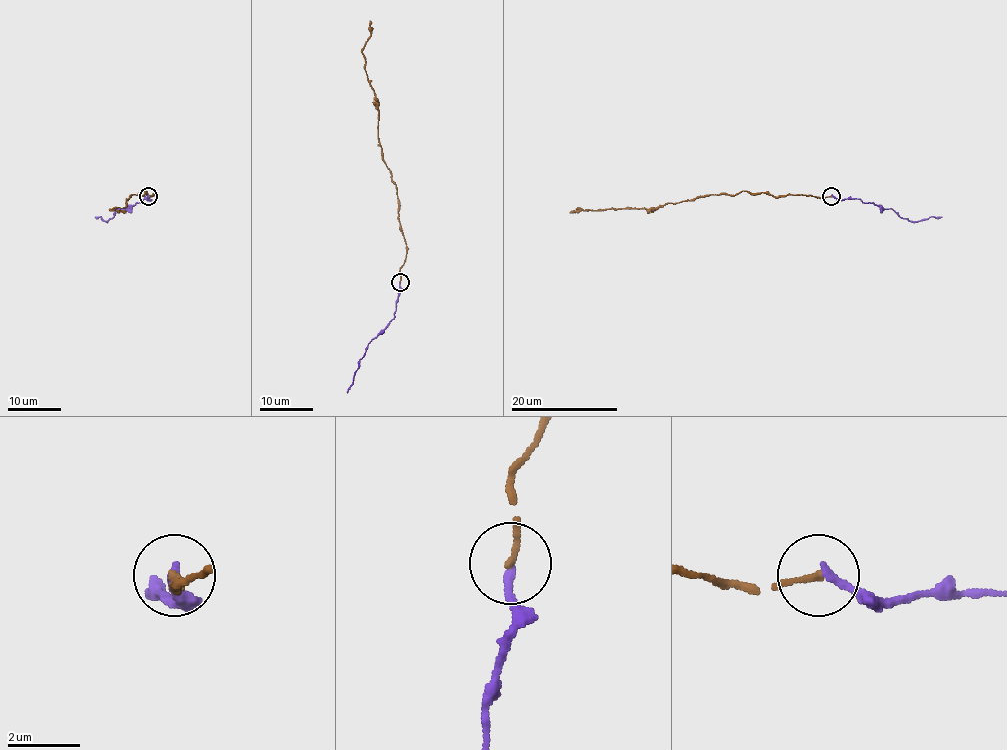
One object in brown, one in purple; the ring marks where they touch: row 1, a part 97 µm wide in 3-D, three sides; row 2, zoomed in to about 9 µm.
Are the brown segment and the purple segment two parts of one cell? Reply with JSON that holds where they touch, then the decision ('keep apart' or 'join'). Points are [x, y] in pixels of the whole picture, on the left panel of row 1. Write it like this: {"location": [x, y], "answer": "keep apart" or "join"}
{"location": [148, 196], "answer": "join"}

